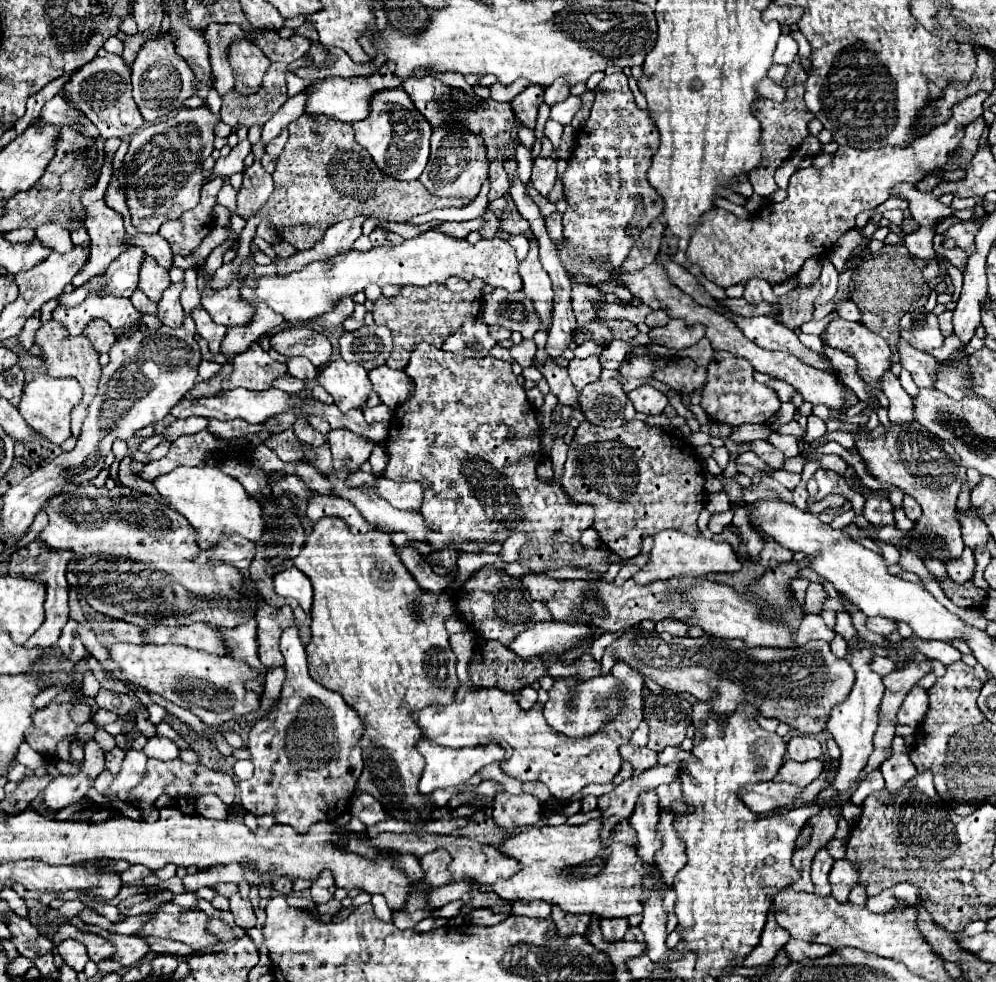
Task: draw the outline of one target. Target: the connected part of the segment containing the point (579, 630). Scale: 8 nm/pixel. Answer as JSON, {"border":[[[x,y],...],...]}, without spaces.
{"border":[[[534,623],[530,629],[516,635],[508,649],[512,649],[520,659],[536,655],[560,655],[564,649],[570,649],[580,641],[588,641],[592,631],[594,629],[586,623]]]}

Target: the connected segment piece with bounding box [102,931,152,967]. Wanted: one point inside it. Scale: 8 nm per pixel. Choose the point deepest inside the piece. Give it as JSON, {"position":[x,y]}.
{"position":[129,950]}

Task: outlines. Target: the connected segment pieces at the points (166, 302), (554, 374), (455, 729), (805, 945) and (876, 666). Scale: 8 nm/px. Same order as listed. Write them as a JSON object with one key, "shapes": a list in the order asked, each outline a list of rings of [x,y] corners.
{"shapes":[[[[172,283],[158,301],[158,319],[168,327],[180,327],[184,323],[184,309],[180,305],[180,293],[184,289],[184,283]]],[[[534,357],[534,365],[544,375],[544,379],[550,385],[550,391],[558,397],[558,401],[562,405],[572,405],[572,403],[578,401],[578,393],[572,389],[572,381],[568,377],[566,367],[556,365],[554,359],[546,359],[546,361],[540,363],[536,357]]],[[[622,661],[612,667],[612,675],[626,687],[626,709],[600,733],[584,739],[572,739],[552,733],[542,715],[542,705],[534,705],[530,711],[524,711],[518,707],[514,693],[506,693],[502,689],[482,689],[474,693],[464,683],[460,683],[456,701],[452,705],[428,707],[414,713],[412,717],[420,723],[426,739],[432,739],[444,747],[472,747],[484,741],[506,741],[512,747],[510,759],[502,761],[502,771],[506,775],[512,775],[522,783],[540,781],[550,789],[552,797],[570,799],[574,793],[590,783],[610,783],[616,777],[622,765],[618,749],[630,741],[632,733],[642,721],[642,675],[632,671],[632,667]]],[[[790,939],[784,949],[786,949],[786,955],[790,957],[790,961],[816,959],[816,957],[824,957],[824,955],[834,953],[832,947],[818,945],[818,943],[808,943],[808,941],[800,941],[800,939]]],[[[874,655],[872,659],[874,659],[874,661],[872,661],[870,665],[872,665],[872,669],[874,669],[878,675],[888,675],[888,673],[892,671],[892,667],[894,667],[894,661],[888,659],[888,657],[878,657],[878,655]]]]}

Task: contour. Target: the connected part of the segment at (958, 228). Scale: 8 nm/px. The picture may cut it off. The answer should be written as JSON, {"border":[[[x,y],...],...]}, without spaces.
{"border":[[[958,221],[942,235],[942,241],[952,239],[956,243],[956,247],[966,251],[966,255],[972,255],[974,253],[974,235],[978,233],[978,227],[980,227],[980,221]]]}

